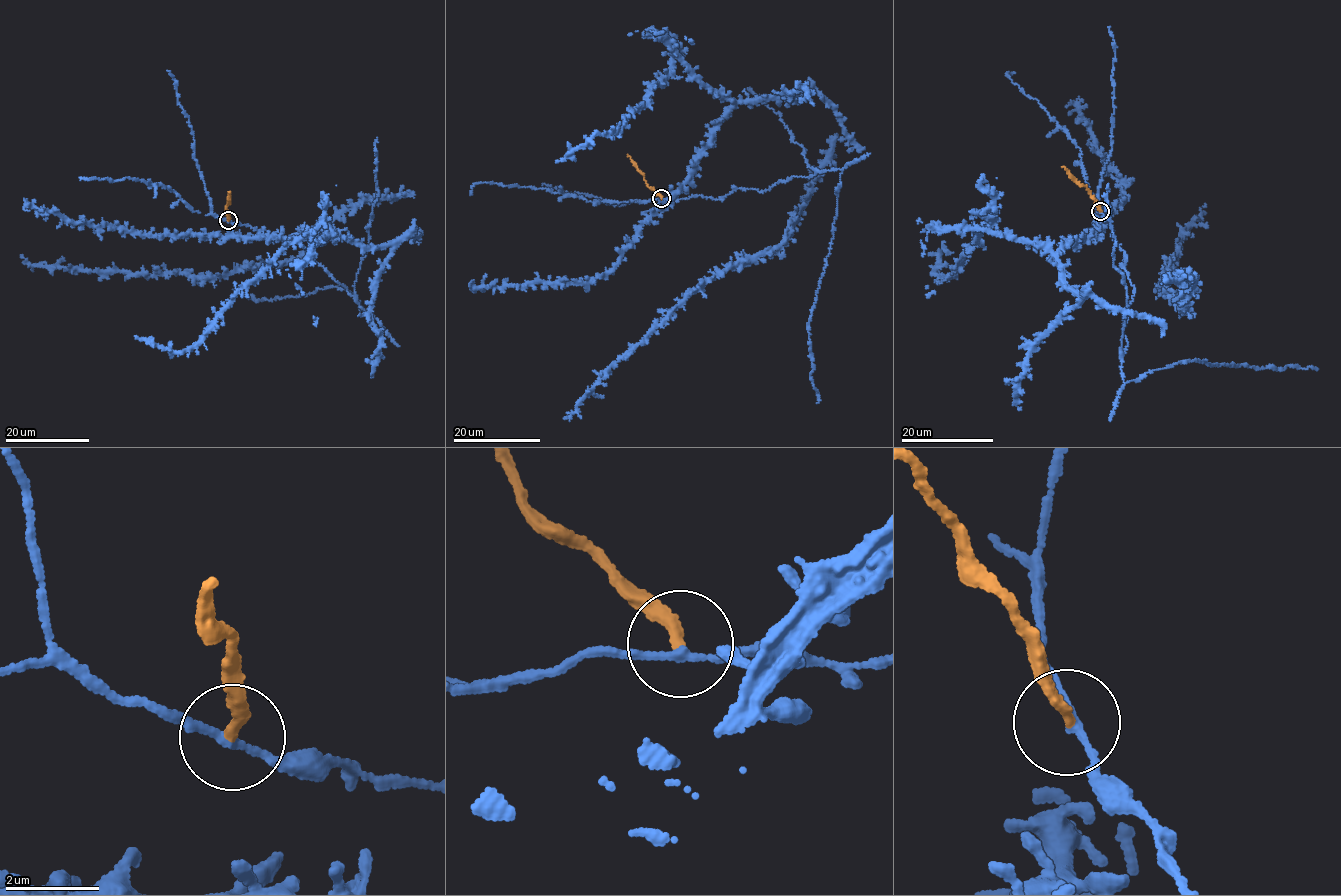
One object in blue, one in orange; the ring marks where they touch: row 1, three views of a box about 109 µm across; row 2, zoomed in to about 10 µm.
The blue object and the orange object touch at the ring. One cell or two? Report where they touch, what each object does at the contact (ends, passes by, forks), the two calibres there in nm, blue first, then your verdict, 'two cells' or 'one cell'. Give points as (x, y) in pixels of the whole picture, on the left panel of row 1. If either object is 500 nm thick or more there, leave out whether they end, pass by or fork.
at (228, 220); blue passes by; orange ends there; 160 nm thick on the blue side, 240 nm on the other; two cells

